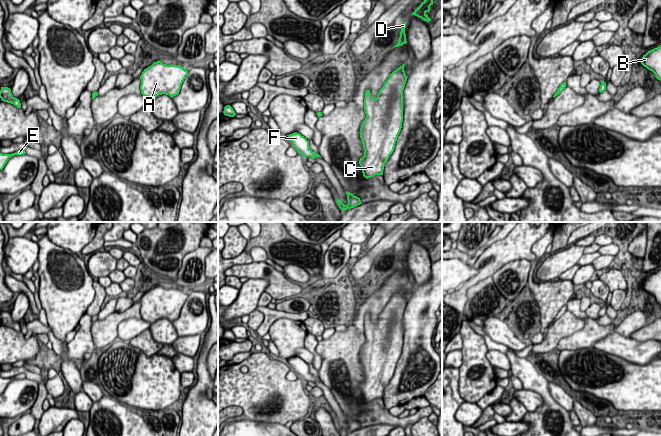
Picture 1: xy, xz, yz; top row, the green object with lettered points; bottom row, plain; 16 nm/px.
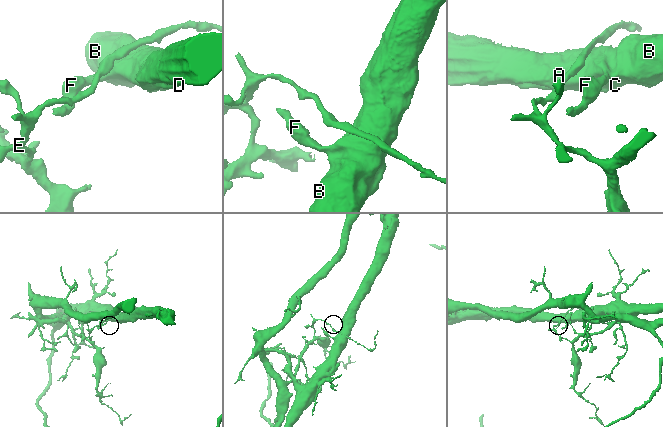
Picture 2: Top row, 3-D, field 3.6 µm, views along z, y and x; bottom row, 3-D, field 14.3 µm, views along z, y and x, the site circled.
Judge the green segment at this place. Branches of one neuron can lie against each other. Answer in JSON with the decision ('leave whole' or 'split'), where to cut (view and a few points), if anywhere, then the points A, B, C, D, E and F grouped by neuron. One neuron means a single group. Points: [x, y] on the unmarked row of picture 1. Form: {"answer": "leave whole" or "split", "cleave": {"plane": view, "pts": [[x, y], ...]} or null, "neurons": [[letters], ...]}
{"answer": "split", "cleave": {"plane": "xz", "pts": [[321, 336], [317, 338]]}, "neurons": [["A", "B", "C", "D", "F"], ["E"]]}

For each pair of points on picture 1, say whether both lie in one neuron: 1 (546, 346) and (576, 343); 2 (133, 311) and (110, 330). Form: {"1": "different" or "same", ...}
{"1": "different", "2": "same"}

